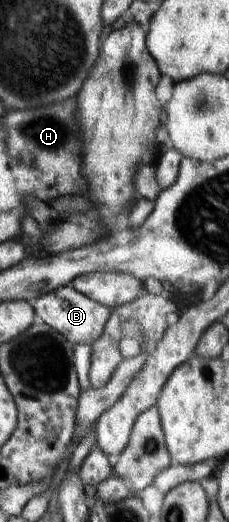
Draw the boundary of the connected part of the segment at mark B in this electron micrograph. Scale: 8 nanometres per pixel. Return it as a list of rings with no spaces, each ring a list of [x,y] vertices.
[[[70,285],[56,288],[39,296],[33,295],[29,304],[45,324],[62,334],[72,345],[79,343],[92,345],[102,335],[104,326],[113,310],[91,300]]]

